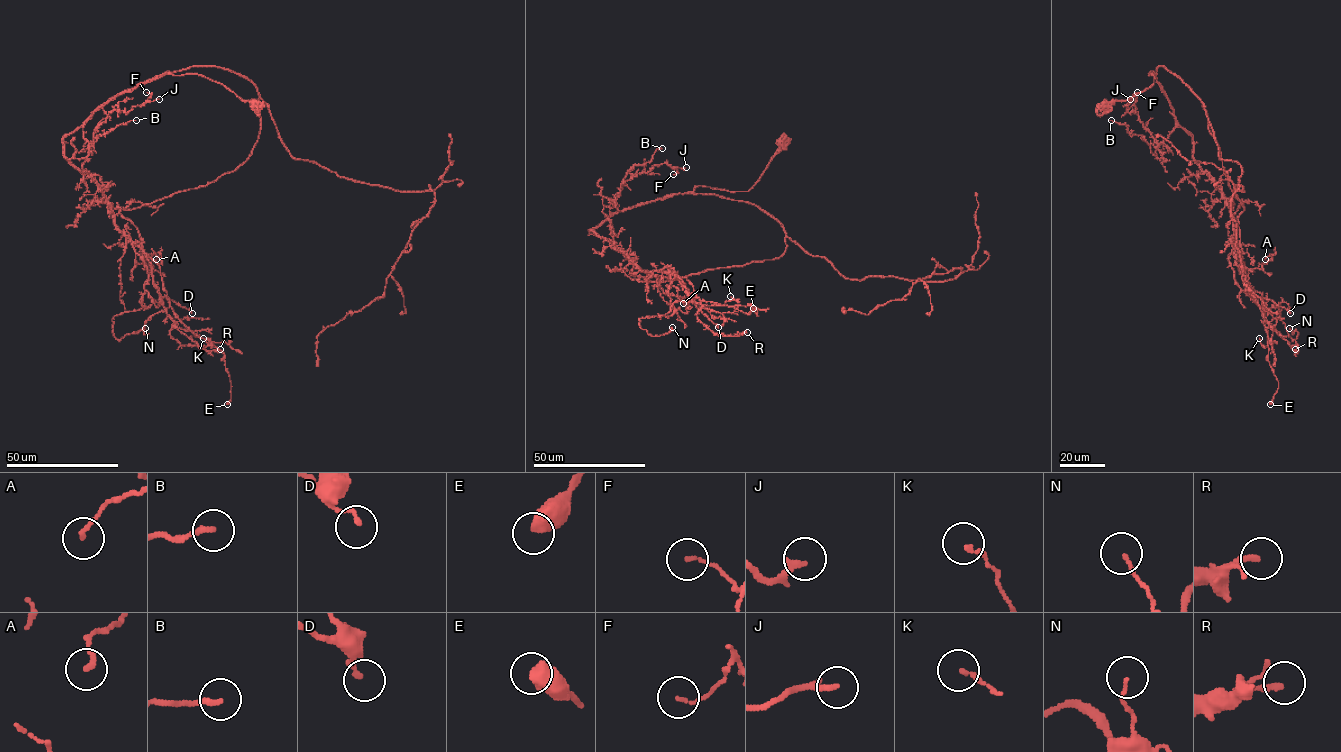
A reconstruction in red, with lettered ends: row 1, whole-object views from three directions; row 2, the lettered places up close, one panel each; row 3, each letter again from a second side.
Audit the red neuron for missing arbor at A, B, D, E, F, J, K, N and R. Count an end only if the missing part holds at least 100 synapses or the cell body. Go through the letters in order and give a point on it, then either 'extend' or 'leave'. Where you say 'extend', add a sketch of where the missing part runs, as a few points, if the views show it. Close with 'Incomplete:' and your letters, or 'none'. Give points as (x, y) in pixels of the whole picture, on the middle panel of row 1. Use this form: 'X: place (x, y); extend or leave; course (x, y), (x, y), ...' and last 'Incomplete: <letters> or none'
A: place (683, 303); leave
B: place (662, 148); leave
D: place (718, 327); leave
E: place (753, 308); leave
F: place (673, 174); leave
J: place (686, 167); leave
K: place (730, 296); leave
N: place (672, 327); leave
R: place (747, 332); leave
Incomplete: none

